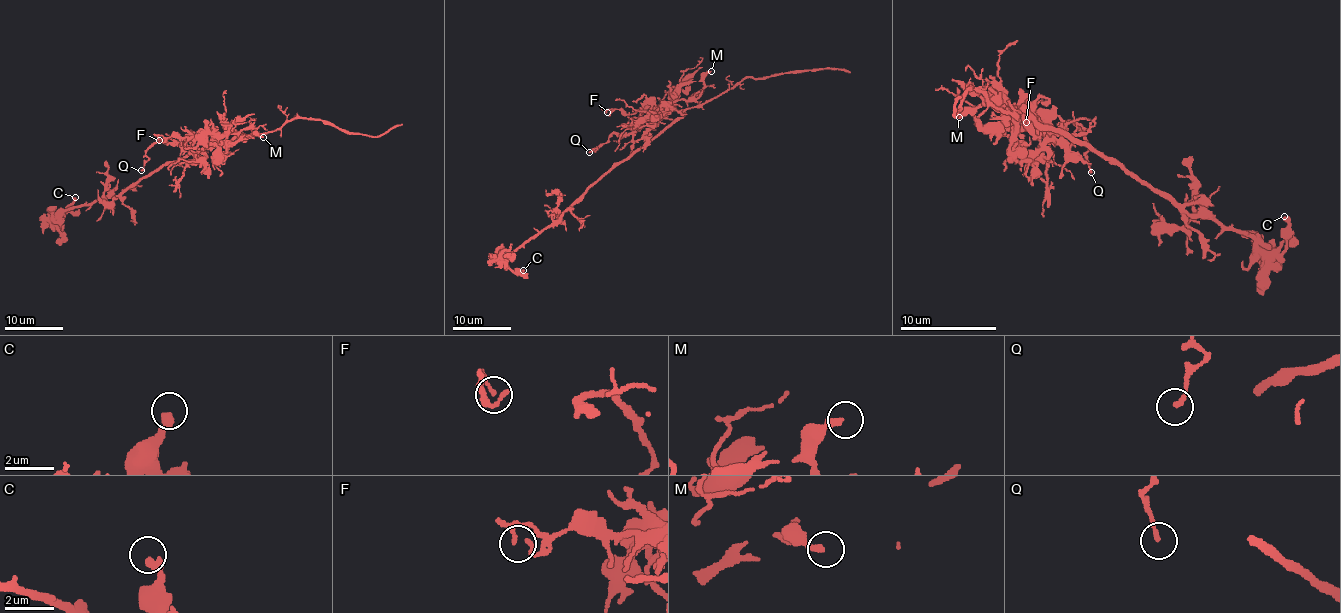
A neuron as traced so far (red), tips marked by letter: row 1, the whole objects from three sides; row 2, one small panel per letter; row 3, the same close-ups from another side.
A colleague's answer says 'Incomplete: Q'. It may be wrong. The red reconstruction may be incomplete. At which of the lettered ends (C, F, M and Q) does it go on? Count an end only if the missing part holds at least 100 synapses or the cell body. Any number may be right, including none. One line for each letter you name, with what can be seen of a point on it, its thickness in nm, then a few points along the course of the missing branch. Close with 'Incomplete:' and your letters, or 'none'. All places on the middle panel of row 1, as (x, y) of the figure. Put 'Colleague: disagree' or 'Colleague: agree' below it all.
Incomplete: none
Colleague: disagree

